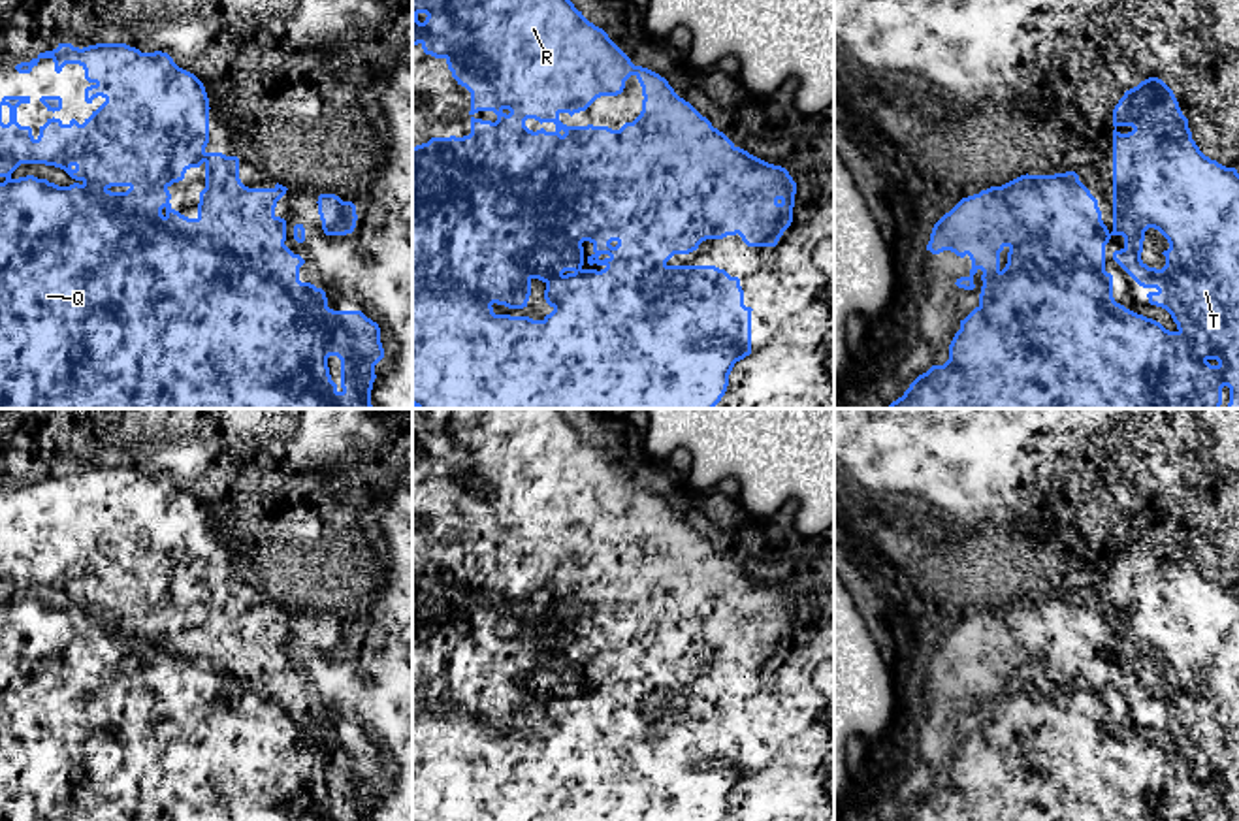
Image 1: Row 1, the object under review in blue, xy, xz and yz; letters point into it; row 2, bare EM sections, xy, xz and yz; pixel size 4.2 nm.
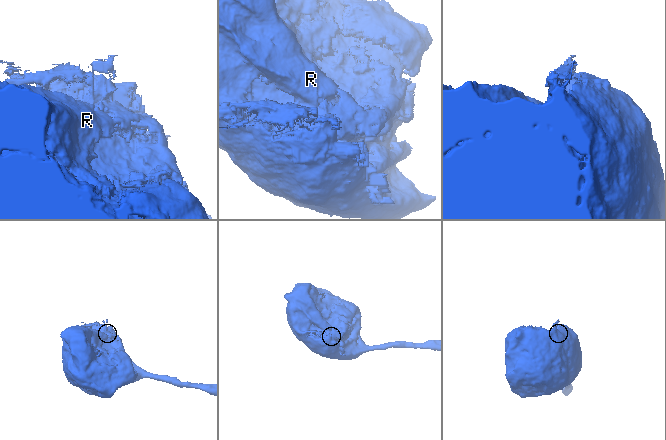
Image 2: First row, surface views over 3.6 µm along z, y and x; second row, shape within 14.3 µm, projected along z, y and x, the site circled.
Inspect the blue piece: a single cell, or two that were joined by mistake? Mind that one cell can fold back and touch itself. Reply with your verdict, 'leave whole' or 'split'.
leave whole

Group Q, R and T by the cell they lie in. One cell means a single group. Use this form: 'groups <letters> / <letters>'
groups Q R T

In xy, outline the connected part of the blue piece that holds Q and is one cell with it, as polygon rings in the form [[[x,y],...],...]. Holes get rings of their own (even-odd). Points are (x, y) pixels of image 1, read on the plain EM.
[[[58,465],[56,471],[40,475],[30,484],[21,484],[15,488],[19,495],[30,495],[34,488],[41,480],[51,480],[55,484],[55,493],[60,495],[66,486],[79,486],[85,491],[85,501],[90,505],[85,510],[85,523],[92,525],[94,520],[102,518],[105,523],[92,533],[83,546],[72,540],[64,546],[60,540],[47,540],[43,548],[40,548],[40,557],[32,557],[30,548],[21,548],[17,544],[17,529],[21,525],[30,525],[30,518],[4,518],[0,523],[0,599],[6,603],[0,604],[0,821],[371,821],[373,804],[377,800],[375,787],[384,780],[384,770],[380,765],[380,749],[377,744],[367,740],[362,732],[333,732],[328,729],[328,719],[322,710],[316,710],[311,704],[299,702],[299,689],[305,682],[299,676],[294,676],[286,667],[286,642],[275,636],[277,623],[286,616],[286,608],[275,606],[273,610],[249,610],[239,601],[239,580],[226,578],[222,574],[207,574],[205,569],[209,565],[209,520],[203,505],[190,493],[179,490],[168,475],[141,475],[136,469],[126,465],[96,465],[88,469],[73,469],[72,465]],[[21,586],[45,586],[64,591],[75,604],[70,608],[58,608],[49,604],[47,601],[38,601],[34,597],[13,601],[11,595]],[[205,588],[205,610],[200,614],[198,638],[188,640],[175,633],[169,625],[171,616],[169,608],[185,601],[185,595],[190,589]],[[337,778],[341,781],[341,806],[337,808],[331,802],[328,780]]]

